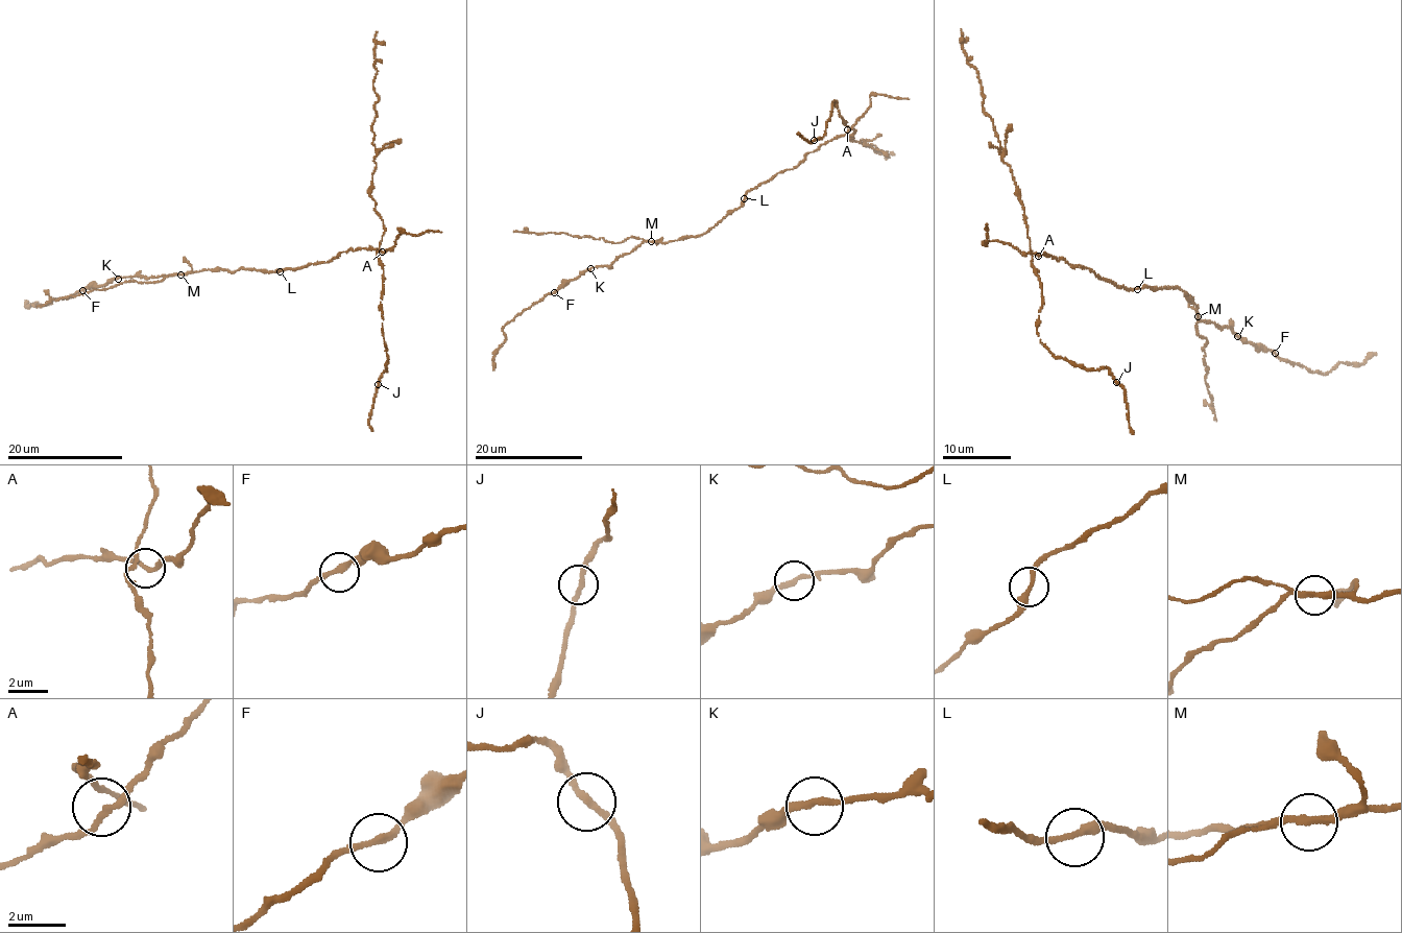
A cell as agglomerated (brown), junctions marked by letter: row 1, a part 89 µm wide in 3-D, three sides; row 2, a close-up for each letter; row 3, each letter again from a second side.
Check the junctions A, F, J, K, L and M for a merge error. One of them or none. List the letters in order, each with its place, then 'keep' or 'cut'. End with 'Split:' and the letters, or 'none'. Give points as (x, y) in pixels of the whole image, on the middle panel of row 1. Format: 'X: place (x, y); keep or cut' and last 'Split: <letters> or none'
A: place (847, 129); keep
F: place (554, 292); keep
J: place (814, 140); keep
K: place (590, 268); keep
L: place (744, 198); keep
M: place (651, 241); cut
Split: M

